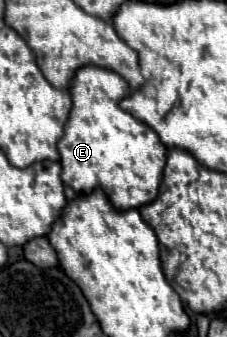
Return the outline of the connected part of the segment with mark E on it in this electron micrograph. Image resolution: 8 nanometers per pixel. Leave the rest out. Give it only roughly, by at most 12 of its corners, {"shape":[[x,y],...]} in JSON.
{"shape":[[83,65],[57,143],[61,179],[117,209],[157,197],[167,147]]}

